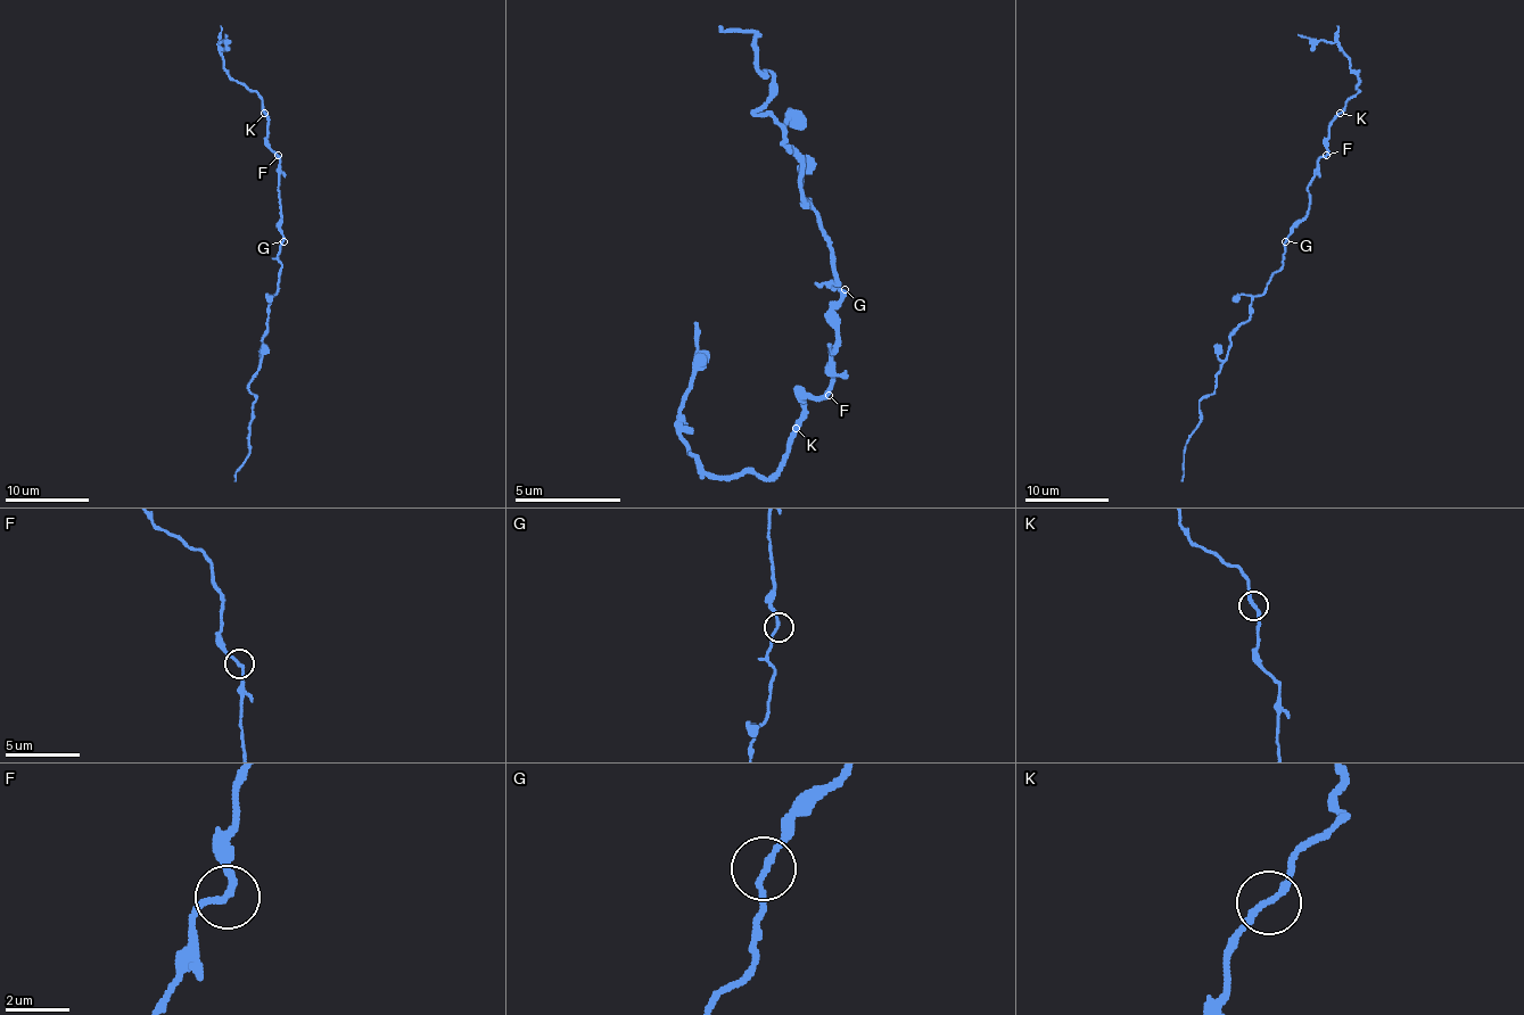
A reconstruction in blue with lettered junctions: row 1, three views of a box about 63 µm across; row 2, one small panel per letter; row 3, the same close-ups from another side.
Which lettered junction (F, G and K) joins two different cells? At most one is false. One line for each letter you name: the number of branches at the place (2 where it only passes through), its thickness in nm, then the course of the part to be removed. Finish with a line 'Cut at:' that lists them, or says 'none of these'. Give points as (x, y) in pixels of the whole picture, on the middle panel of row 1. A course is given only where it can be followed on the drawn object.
Cut at: none of these

